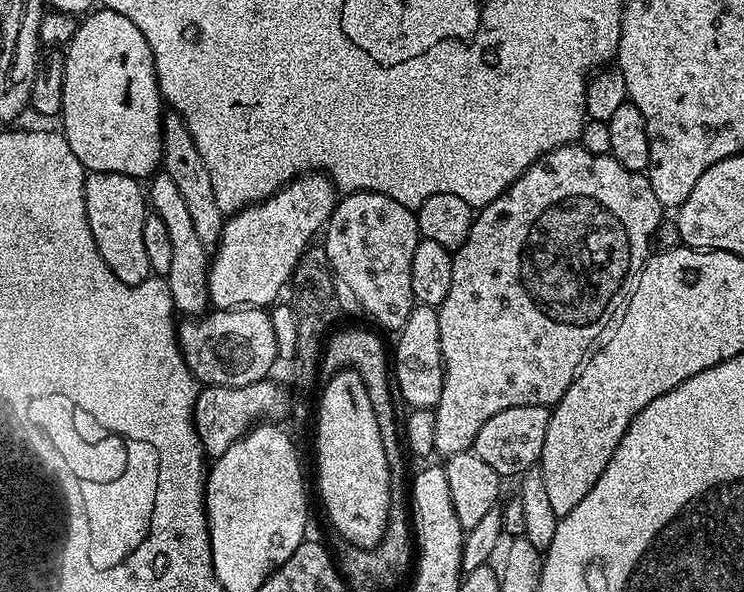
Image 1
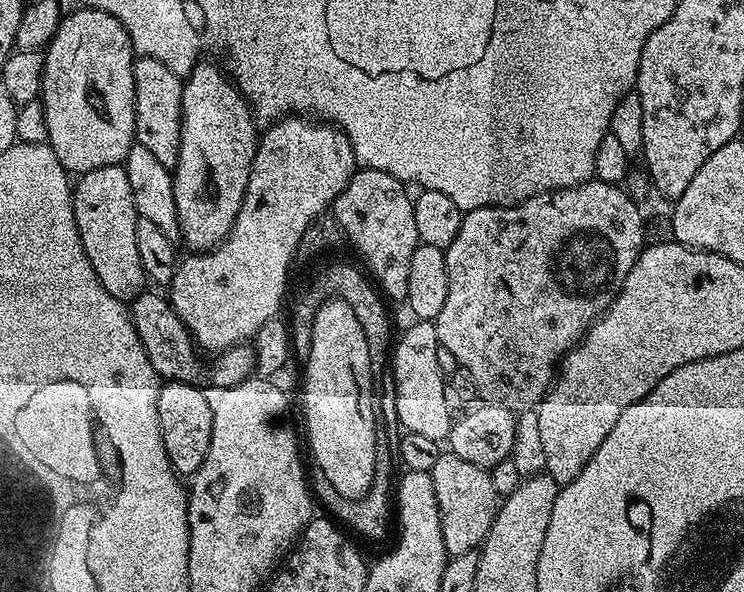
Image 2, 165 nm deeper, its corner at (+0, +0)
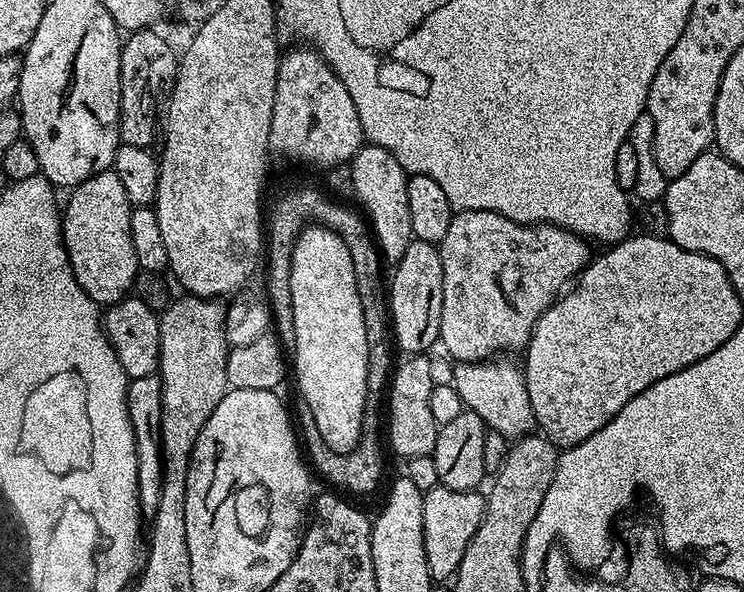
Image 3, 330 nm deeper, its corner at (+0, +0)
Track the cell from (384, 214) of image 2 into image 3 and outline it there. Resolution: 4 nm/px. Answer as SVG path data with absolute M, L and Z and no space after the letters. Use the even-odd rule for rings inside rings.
M365 143L356 151L350 165L354 178L355 199L370 225L370 231L385 261L395 262L406 254L406 246L413 242L412 227L410 226L410 201L406 198L406 186L409 173L390 154L390 150L382 150L382 146Z

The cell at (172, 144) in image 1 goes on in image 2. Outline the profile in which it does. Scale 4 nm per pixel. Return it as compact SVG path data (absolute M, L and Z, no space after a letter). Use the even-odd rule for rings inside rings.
M140 56L132 65L134 70L134 114L136 115L135 143L158 157L162 166L175 169L180 153L182 134L182 94L184 80L170 66L162 66L158 58Z

